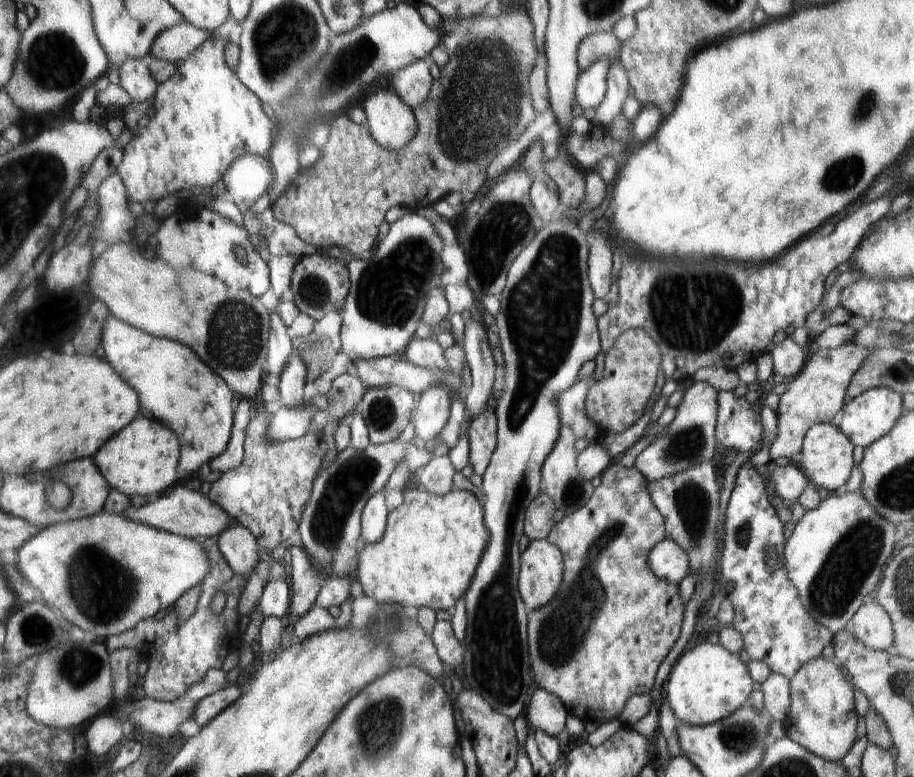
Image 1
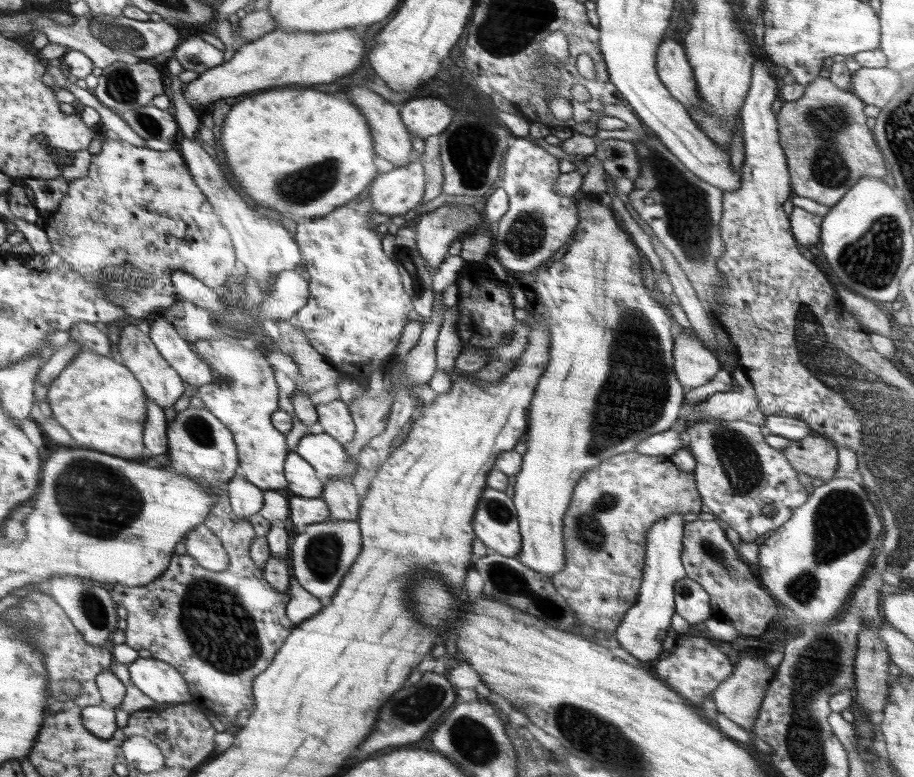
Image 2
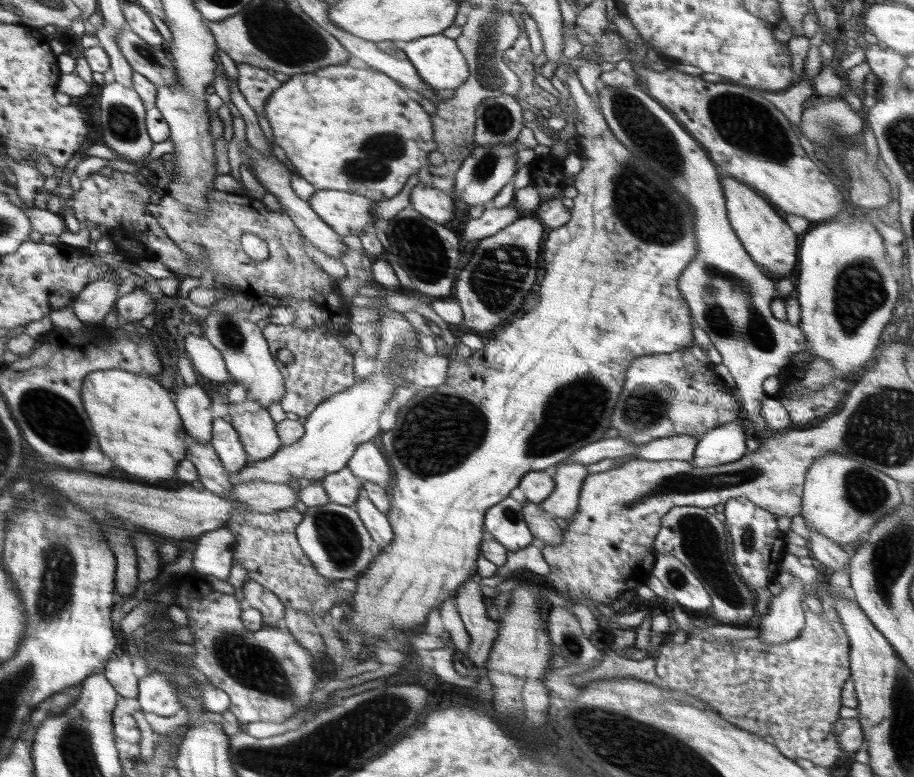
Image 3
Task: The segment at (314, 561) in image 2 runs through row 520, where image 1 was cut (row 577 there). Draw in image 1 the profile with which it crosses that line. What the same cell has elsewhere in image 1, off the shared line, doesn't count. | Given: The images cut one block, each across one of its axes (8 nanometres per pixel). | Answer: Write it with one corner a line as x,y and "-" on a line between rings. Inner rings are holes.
398,441
370,443
359,451
349,446
337,452
336,458
318,471
300,517
298,532
302,541
301,549
316,573
343,579
356,576
347,598
348,610
350,600
354,602
363,595
354,564
361,545
361,514
364,505
373,494
386,489
390,474
399,462
404,461
410,472
416,473
432,458
434,447
435,444
421,445
414,441
405,444

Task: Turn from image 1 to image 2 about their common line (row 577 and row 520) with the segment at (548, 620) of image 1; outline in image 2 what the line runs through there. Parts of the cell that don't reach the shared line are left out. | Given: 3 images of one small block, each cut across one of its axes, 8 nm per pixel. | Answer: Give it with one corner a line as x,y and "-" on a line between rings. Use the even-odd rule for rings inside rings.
630,451
614,455
594,468
584,471
574,487
571,506
566,509
563,518
562,537
564,537
564,555
566,566
550,577
558,594
564,597
574,611
579,624
586,624
602,630
606,634
615,634
626,611
636,604
640,594
644,565
646,565
646,544
648,529
654,521
670,513
700,513
702,498
697,491
695,475
676,468
669,457
650,456

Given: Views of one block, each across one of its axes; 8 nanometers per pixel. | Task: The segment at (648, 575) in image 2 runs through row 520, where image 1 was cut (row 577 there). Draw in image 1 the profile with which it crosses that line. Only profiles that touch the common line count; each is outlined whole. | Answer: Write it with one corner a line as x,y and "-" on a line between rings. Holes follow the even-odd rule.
669,538
661,540
650,549
647,561
656,577
677,587
689,574
689,558
686,551

